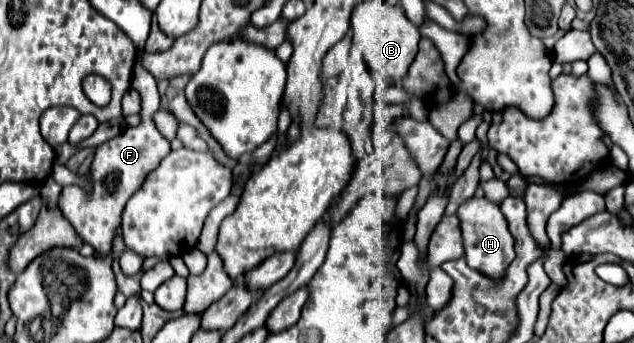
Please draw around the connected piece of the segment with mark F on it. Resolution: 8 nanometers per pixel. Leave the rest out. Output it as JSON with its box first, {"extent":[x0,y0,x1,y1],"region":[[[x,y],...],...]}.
{"extent":[58,64,171,255],"region":[[[135,64],[132,74],[131,87],[141,93],[143,109],[141,109],[141,125],[127,127],[125,133],[105,141],[97,147],[91,177],[93,177],[93,193],[69,185],[61,191],[58,207],[63,215],[71,221],[77,229],[81,239],[89,243],[97,255],[109,255],[113,251],[113,239],[117,229],[121,227],[121,215],[129,201],[129,197],[143,185],[145,177],[159,167],[161,159],[171,153],[171,143],[157,131],[153,123],[153,113],[159,109],[159,93],[157,83],[149,71],[145,71],[140,64]]]}

